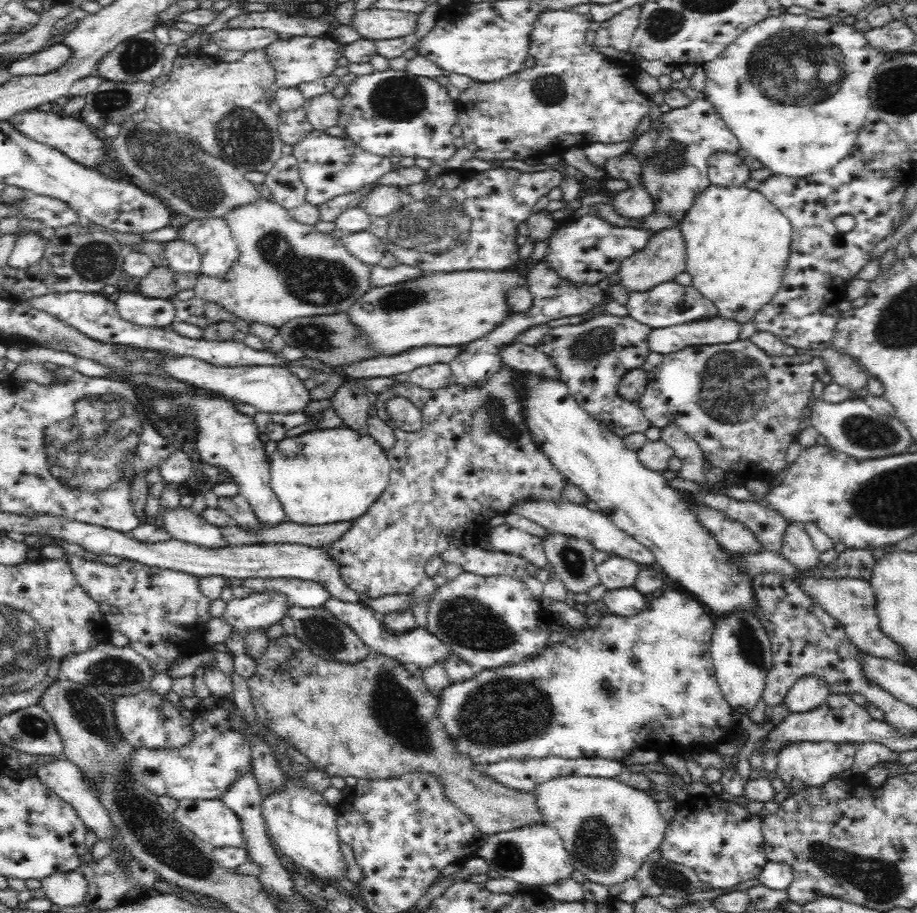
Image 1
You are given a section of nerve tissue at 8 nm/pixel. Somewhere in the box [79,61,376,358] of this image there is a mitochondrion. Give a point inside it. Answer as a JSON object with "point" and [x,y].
{"point":[174,163]}

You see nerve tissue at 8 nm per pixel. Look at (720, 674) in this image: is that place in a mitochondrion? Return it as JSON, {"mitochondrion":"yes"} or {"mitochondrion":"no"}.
{"mitochondrion":"no"}

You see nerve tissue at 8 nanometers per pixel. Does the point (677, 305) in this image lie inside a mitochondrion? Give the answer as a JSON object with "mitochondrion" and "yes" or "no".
{"mitochondrion":"yes"}

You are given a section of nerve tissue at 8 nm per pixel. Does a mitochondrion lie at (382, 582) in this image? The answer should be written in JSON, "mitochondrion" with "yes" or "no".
{"mitochondrion":"no"}

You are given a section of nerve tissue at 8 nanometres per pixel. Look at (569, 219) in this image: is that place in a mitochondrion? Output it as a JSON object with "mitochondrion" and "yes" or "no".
{"mitochondrion":"no"}

